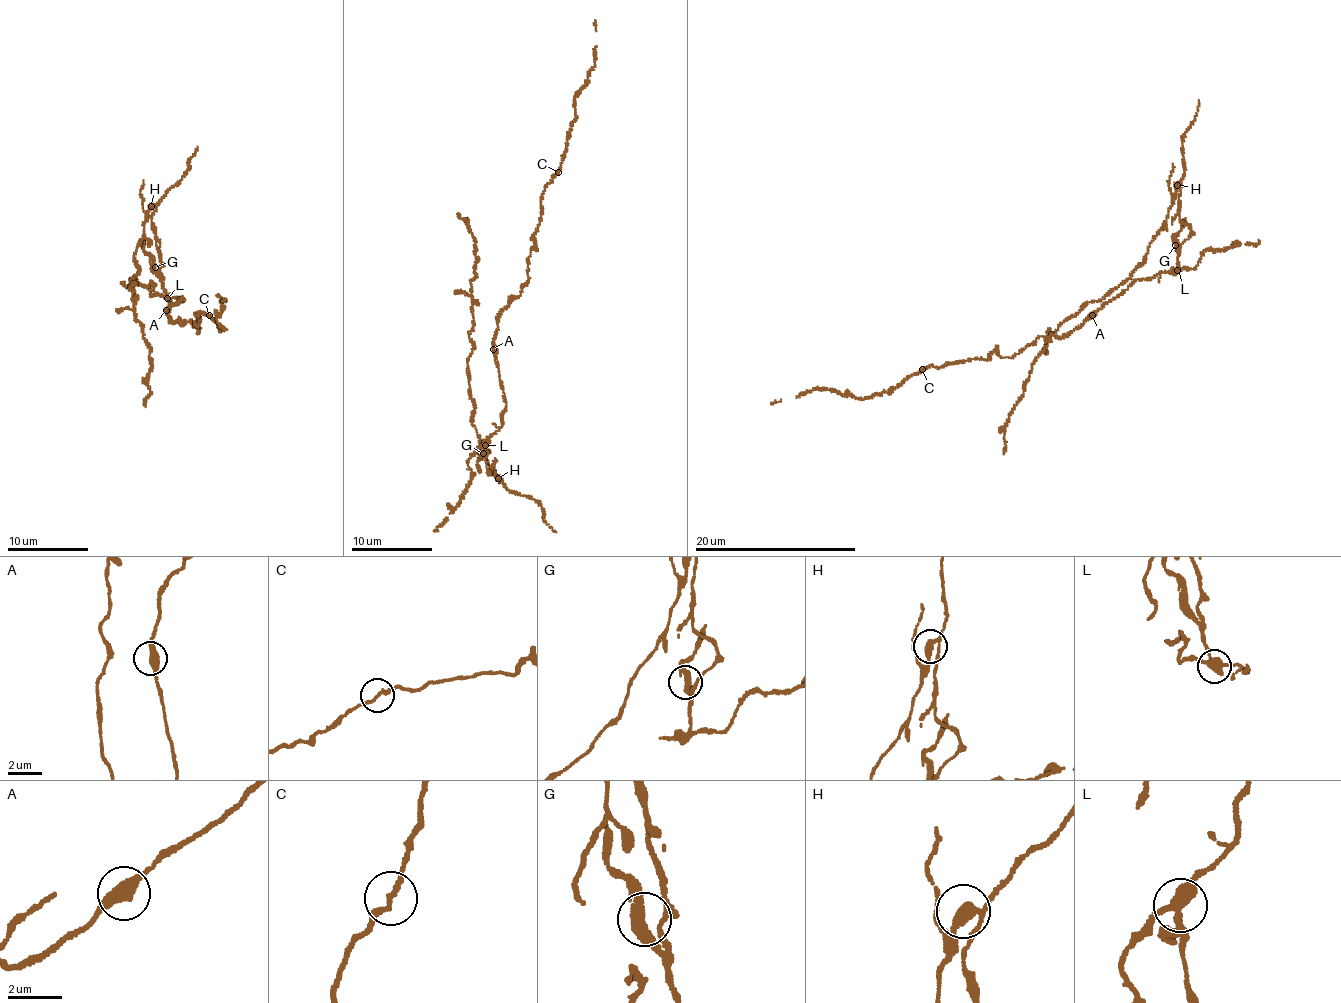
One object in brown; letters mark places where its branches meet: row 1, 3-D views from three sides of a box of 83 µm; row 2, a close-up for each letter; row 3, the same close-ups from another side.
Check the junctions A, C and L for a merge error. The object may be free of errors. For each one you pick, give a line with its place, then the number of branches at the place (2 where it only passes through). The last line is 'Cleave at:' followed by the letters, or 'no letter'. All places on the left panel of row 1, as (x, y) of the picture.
L: Place: (167, 298). Branches: 3
Cleave at: L

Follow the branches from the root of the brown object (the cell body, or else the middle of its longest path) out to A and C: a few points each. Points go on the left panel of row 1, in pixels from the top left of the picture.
A: (171, 298), (180, 297), (184, 301), (183, 296), (180, 302), (172, 304), (166, 310)
C: (171, 298), (184, 298), (169, 306), (170, 318), (190, 320), (198, 333), (194, 312), (209, 316)

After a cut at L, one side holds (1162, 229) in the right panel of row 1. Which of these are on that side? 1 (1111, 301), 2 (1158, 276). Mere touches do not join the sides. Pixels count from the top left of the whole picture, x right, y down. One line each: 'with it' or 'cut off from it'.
1: cut off from it
2: cut off from it

